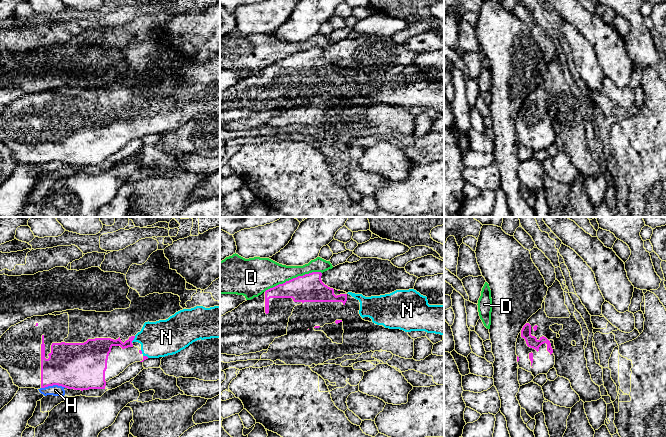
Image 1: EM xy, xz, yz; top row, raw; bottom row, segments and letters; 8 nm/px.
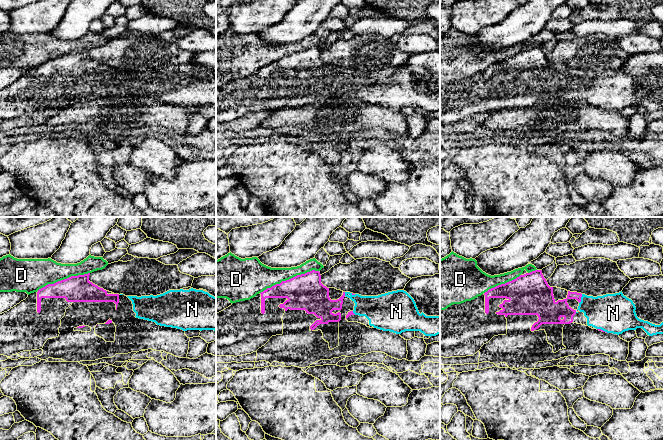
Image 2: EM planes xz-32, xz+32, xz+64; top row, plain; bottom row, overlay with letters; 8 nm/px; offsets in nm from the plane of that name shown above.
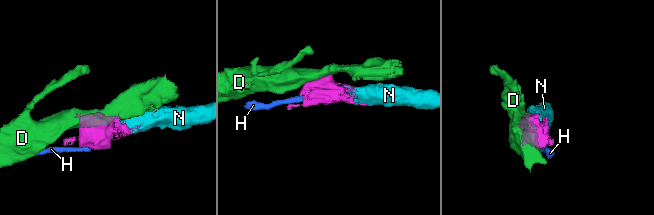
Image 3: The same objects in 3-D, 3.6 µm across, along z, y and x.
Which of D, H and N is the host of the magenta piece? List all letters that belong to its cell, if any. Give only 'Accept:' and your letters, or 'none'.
Accept: N

